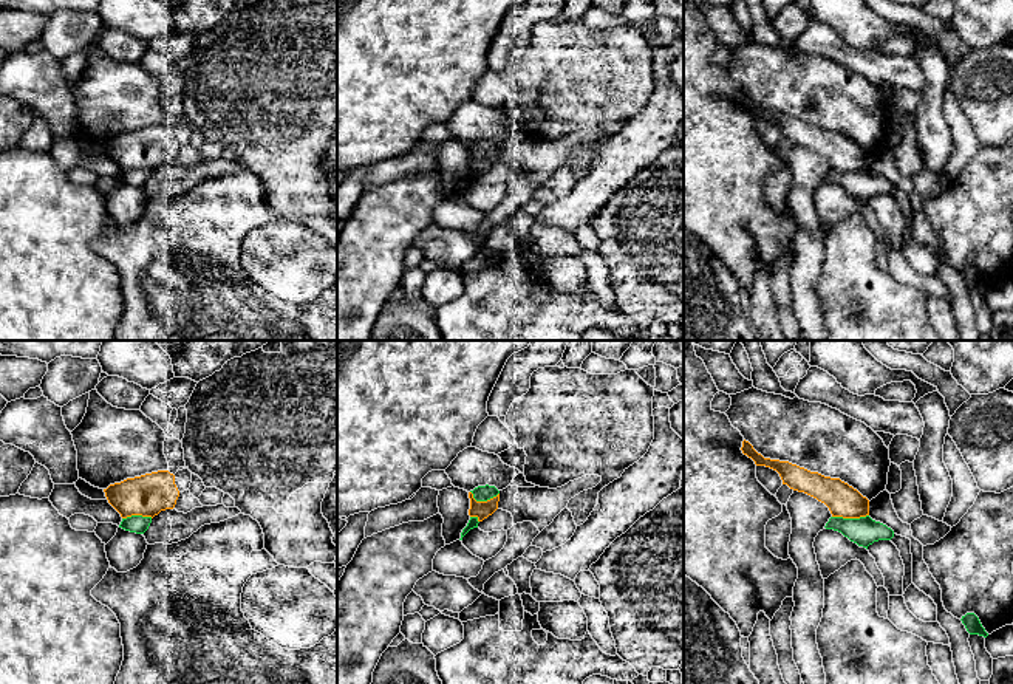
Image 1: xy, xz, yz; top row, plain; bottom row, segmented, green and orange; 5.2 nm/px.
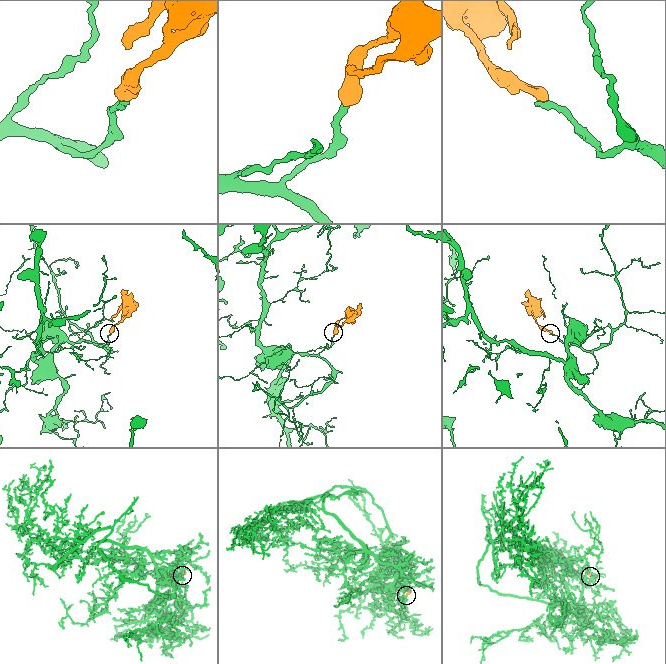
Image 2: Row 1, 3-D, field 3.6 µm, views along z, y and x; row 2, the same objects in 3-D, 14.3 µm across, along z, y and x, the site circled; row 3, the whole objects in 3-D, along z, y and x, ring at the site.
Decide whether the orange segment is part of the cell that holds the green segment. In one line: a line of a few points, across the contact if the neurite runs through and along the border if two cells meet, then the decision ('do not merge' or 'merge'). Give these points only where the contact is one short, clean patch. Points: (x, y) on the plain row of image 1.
do not merge

